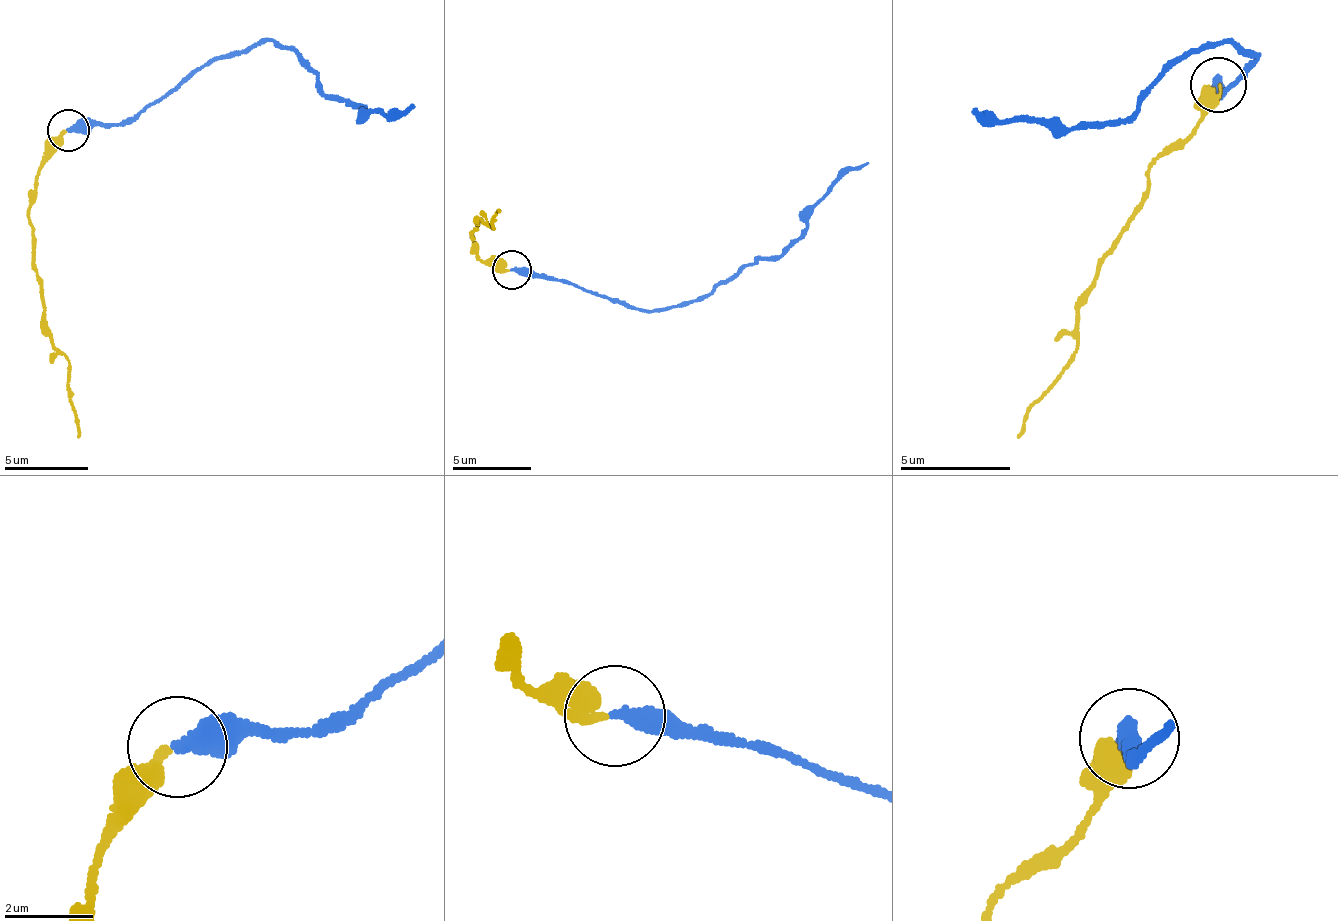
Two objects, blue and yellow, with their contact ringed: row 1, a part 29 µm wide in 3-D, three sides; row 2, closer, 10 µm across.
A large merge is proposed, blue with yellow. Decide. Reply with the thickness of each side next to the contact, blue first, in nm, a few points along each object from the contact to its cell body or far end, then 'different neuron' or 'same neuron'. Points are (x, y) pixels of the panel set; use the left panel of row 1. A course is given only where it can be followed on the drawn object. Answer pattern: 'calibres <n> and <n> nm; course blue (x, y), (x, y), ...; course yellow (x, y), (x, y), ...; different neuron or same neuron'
calibres 420 and 240 nm; course blue (69, 131), (130, 119), (213, 61), (268, 41), (293, 48), (328, 96), (363, 117), (416, 106); course yellow (65, 131), (34, 187), (30, 213), (31, 267), (49, 334), (69, 377), (66, 398), (79, 437); different neuron

